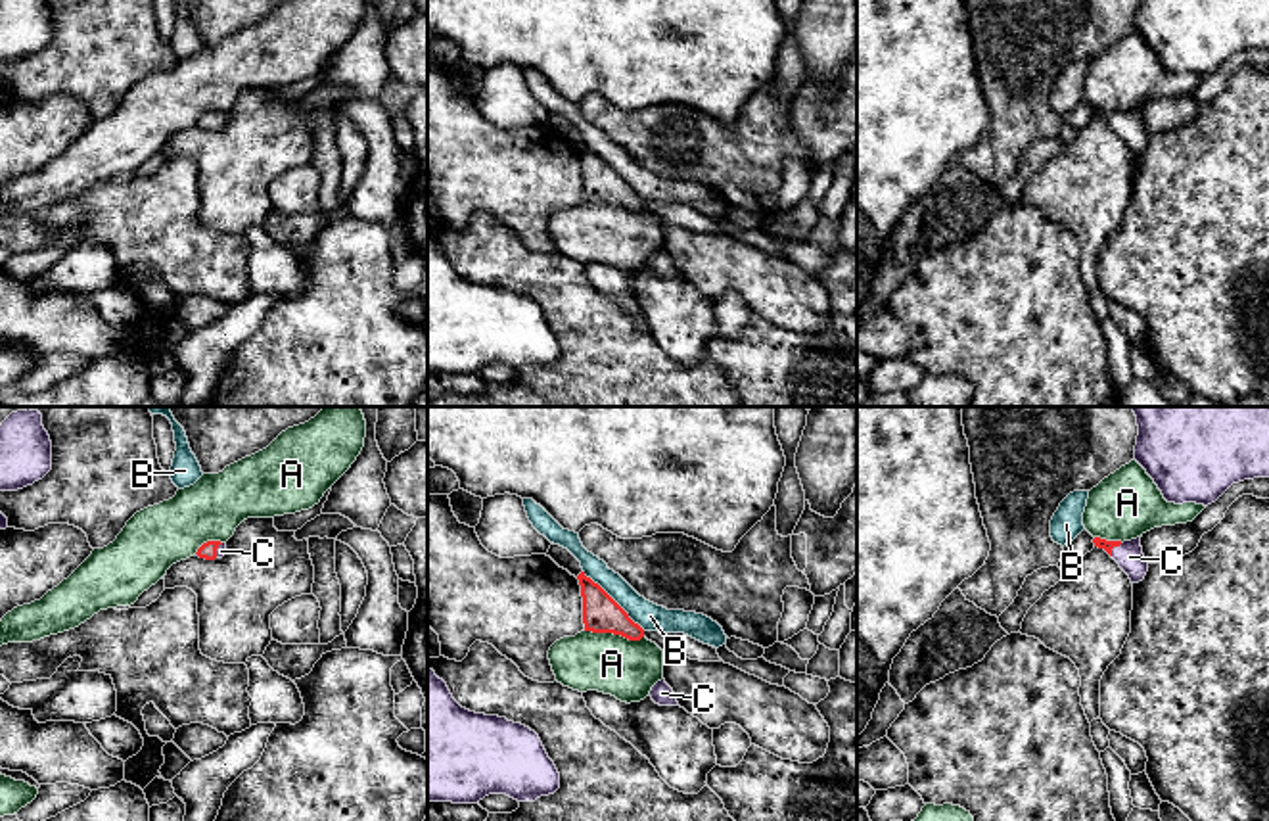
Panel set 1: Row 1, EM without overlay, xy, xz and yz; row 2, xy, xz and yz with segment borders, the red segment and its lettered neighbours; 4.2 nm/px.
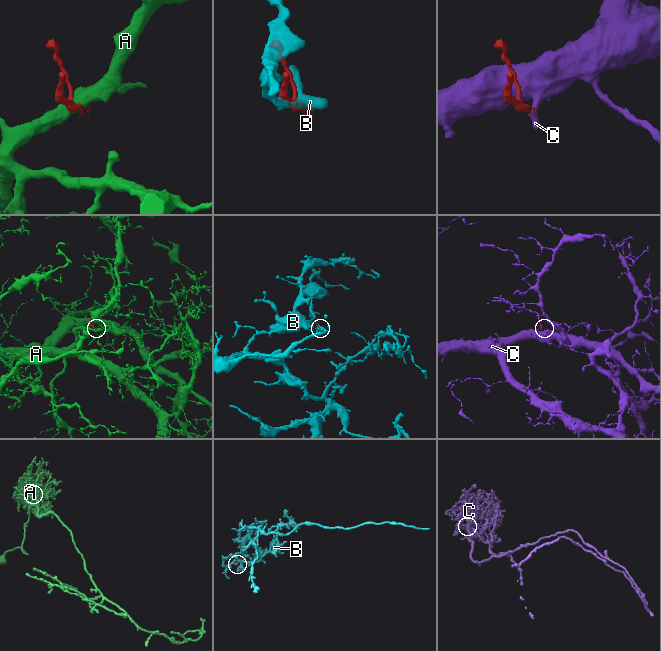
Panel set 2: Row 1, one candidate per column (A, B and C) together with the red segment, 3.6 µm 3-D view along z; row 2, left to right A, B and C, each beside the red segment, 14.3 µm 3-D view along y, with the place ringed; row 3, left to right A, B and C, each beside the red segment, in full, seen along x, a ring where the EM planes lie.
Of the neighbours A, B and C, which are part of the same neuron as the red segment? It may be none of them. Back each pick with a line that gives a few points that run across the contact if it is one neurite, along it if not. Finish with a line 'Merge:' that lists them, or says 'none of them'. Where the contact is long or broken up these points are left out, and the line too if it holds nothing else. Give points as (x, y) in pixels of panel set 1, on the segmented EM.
C: line yz (1101, 543), (1114, 545), (1130, 557)
Merge: C

